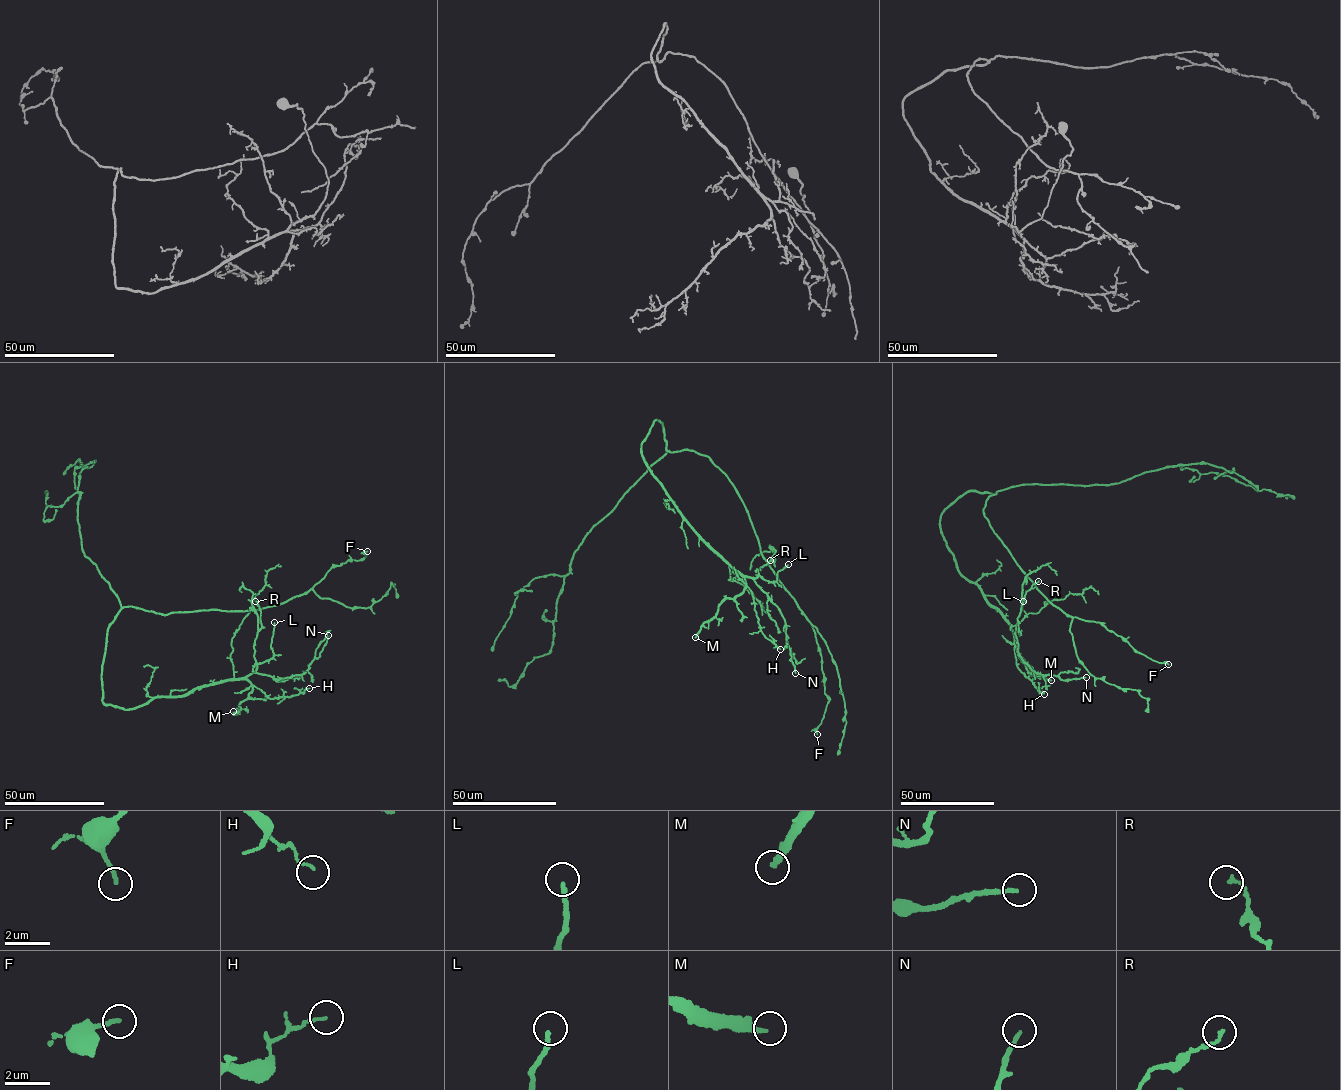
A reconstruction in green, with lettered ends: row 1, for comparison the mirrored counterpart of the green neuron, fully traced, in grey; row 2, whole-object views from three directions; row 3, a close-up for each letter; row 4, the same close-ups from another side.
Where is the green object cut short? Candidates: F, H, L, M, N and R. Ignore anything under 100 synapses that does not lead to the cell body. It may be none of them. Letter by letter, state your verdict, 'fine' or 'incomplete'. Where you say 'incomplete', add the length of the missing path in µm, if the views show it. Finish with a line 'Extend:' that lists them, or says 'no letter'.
F: fine
H: fine
L: incomplete; about 60 µm are missing
M: fine
N: fine
R: fine
Extend: L

